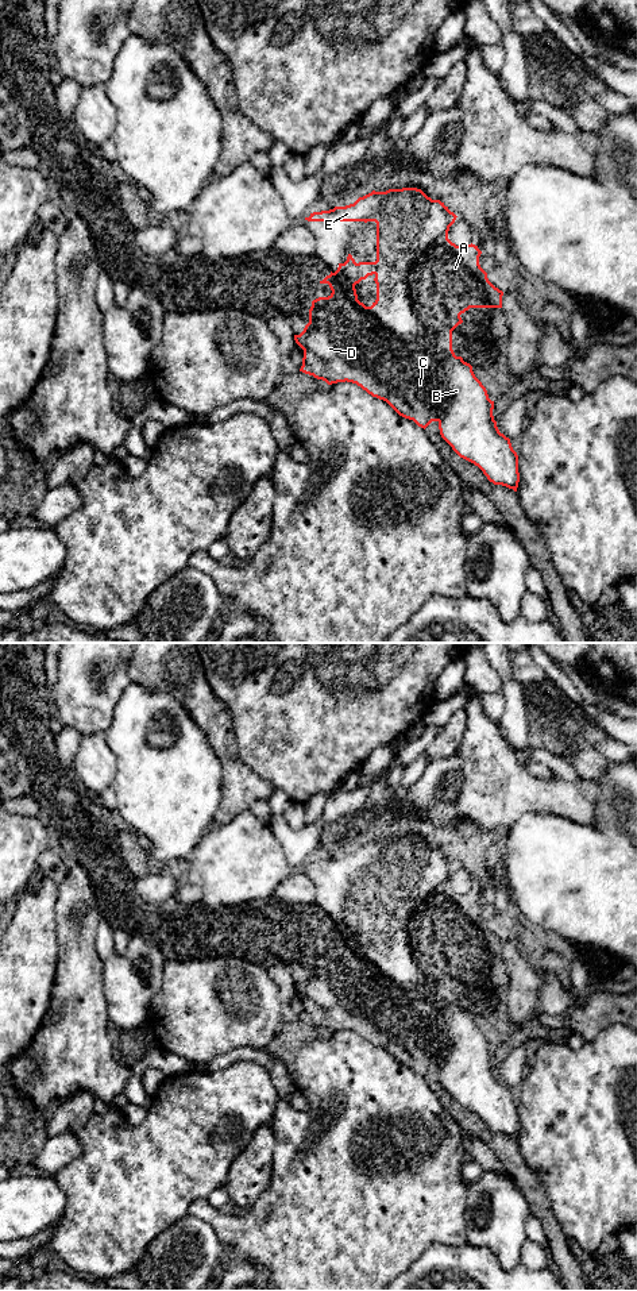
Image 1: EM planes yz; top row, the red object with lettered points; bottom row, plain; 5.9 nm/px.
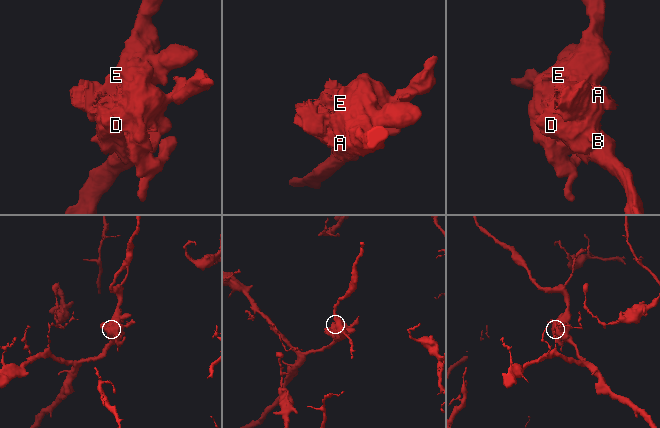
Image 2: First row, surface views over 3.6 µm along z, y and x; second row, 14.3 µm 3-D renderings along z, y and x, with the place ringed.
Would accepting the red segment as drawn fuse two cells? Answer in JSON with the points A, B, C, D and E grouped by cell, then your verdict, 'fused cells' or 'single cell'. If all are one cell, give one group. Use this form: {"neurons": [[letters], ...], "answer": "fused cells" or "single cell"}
{"neurons": [["A", "B", "D", "E"], ["C"]], "answer": "fused cells"}

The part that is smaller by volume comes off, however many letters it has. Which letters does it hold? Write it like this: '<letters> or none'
C

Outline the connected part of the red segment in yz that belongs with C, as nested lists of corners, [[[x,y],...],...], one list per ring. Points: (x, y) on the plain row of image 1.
[[[378,993],[377,1003],[377,1047],[424,1078],[432,1070],[440,1070],[447,1056],[433,1018],[391,1010],[382,993]]]

